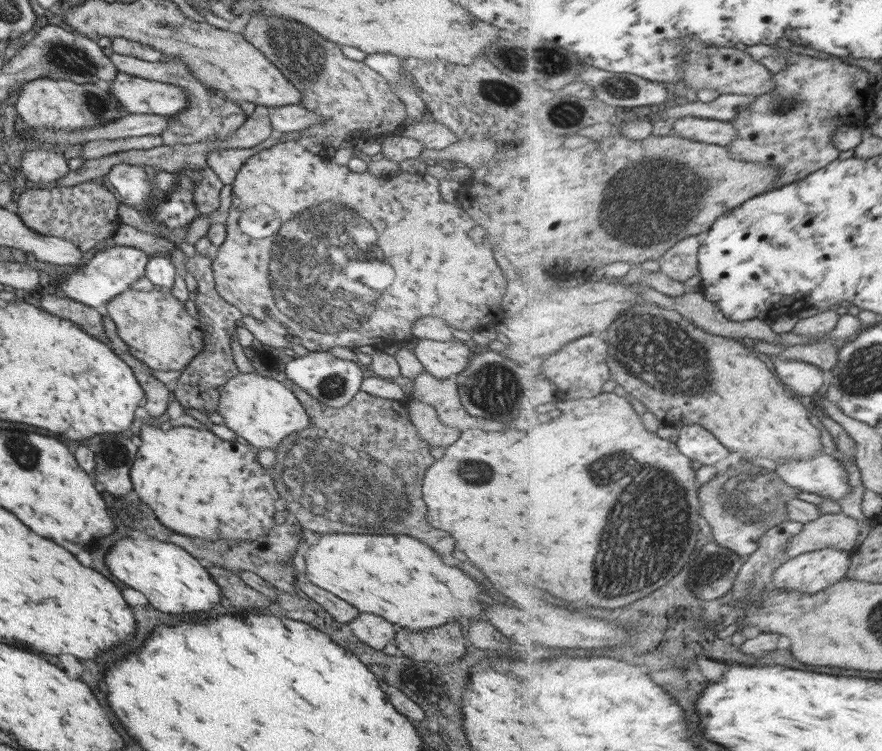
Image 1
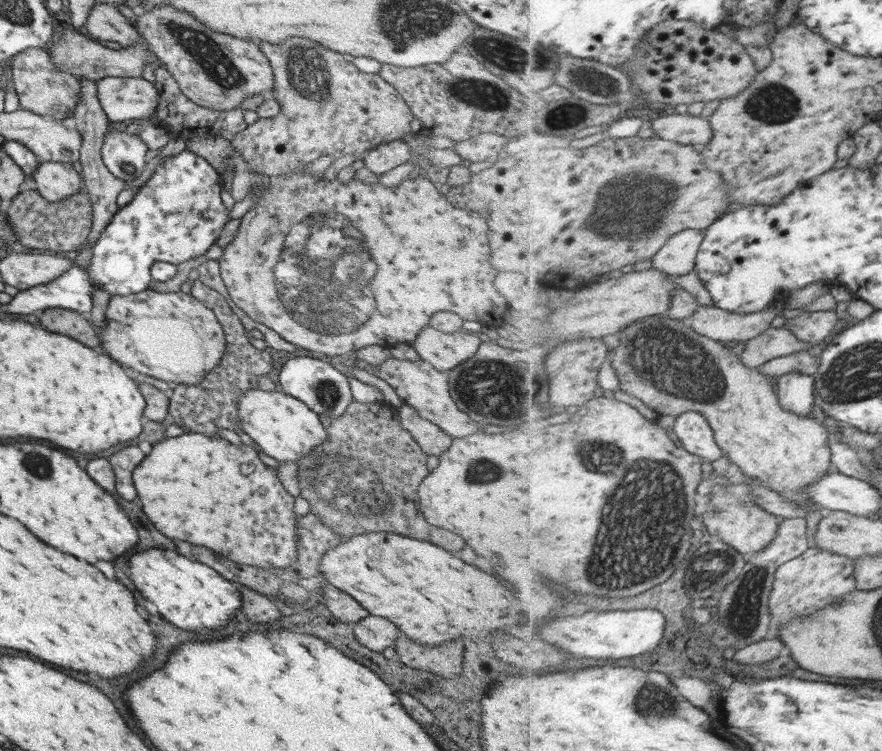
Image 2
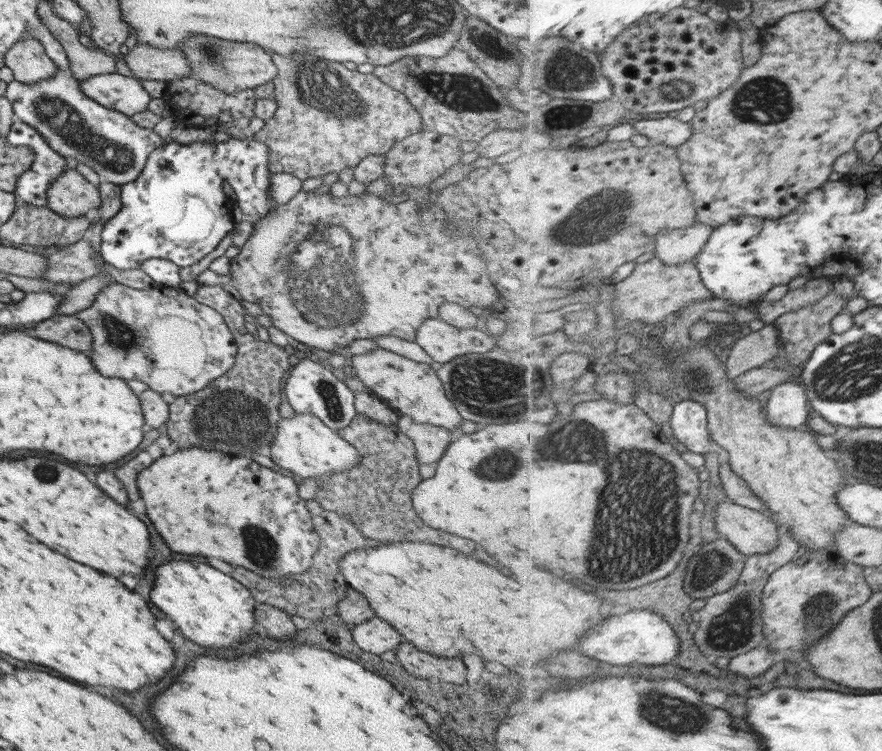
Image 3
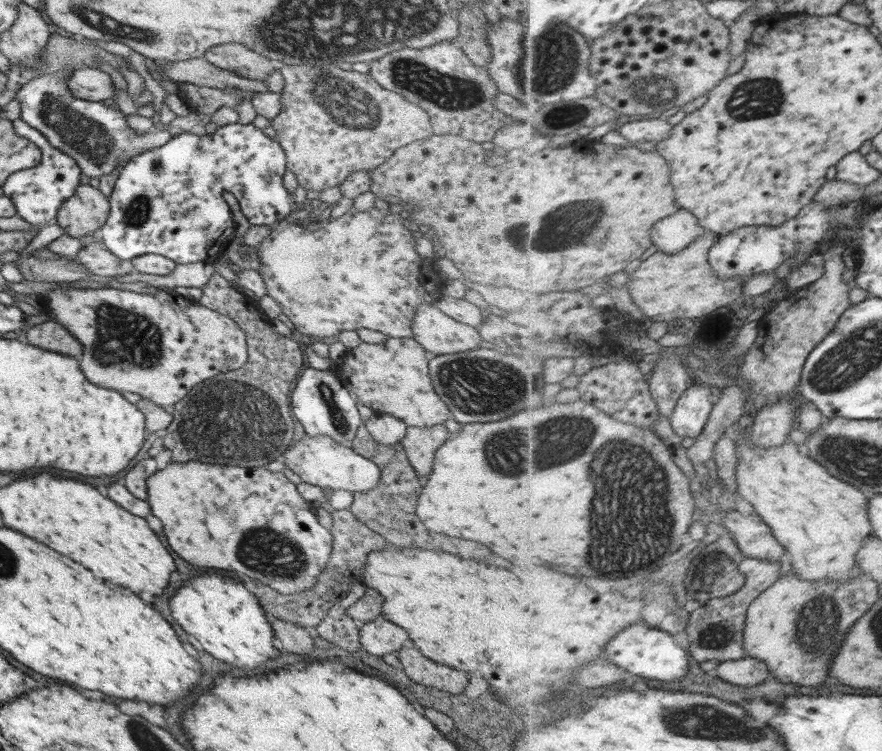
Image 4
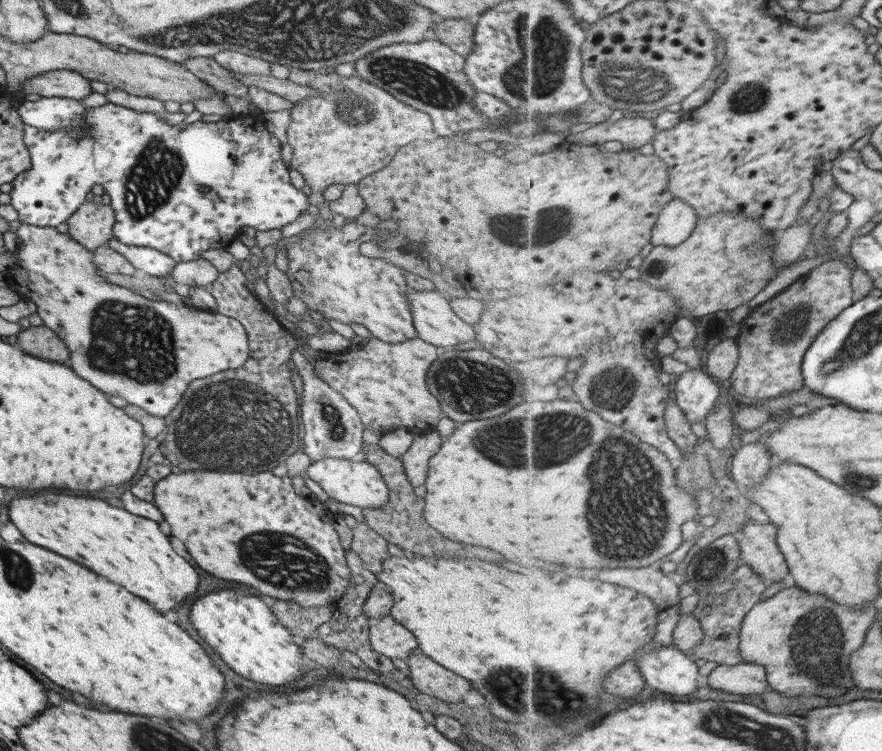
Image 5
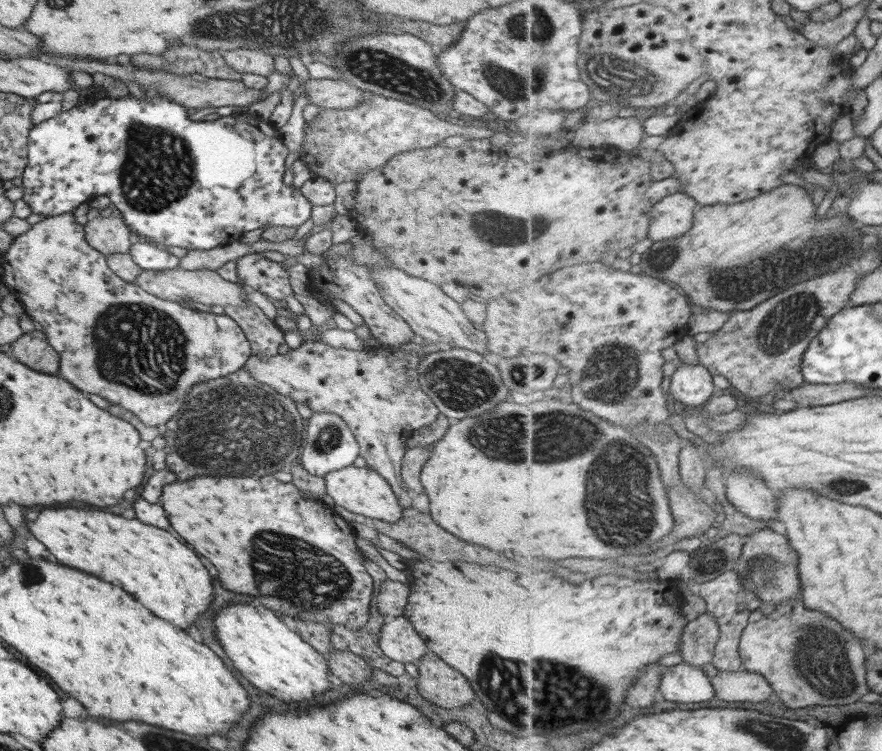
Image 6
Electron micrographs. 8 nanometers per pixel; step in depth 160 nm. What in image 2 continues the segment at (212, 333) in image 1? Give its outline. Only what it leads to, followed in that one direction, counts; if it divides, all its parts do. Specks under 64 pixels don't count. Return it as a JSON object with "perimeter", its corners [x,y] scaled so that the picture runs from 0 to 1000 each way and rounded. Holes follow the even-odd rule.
{"perimeter":[[[223,372],[218,377],[215,393],[243,415],[255,446],[255,469],[249,482],[231,501],[229,509],[221,514],[201,511],[195,514],[196,523],[190,531],[190,550],[201,567],[211,567],[219,577],[231,577],[232,581],[246,582],[246,575],[269,575],[270,563],[268,541],[272,527],[283,517],[291,515],[291,502],[303,499],[307,493],[307,477],[303,467],[291,469],[281,453],[281,443],[274,435],[264,413],[255,403],[254,397],[245,387]]]}

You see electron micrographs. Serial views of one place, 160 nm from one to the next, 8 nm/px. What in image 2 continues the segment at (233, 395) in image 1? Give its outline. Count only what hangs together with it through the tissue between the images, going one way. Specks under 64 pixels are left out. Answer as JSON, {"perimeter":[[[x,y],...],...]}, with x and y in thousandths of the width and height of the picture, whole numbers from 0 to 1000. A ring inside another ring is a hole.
{"perimeter":[[[293,515],[283,517],[272,527],[266,547],[276,575],[298,605],[307,607],[314,615],[339,613],[372,586],[371,574],[363,563],[361,551],[350,546],[336,530],[321,525],[316,518],[305,522]]]}

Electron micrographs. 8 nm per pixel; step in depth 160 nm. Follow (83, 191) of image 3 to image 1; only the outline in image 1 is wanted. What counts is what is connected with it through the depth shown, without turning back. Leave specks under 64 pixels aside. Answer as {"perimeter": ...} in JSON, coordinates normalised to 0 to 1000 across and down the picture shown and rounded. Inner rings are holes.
{"perimeter":[[[40,197],[26,204],[23,216],[24,229],[27,232],[32,245],[37,249],[54,250],[62,248],[61,242],[74,234],[77,229],[76,216],[69,205],[60,204],[58,197]]]}

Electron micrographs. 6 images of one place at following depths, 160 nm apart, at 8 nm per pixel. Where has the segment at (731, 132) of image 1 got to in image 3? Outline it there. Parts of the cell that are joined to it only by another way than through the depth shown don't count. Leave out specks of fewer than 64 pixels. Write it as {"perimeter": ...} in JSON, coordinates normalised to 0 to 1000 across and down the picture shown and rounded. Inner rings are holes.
{"perimeter":[[[766,156],[727,158],[719,164],[719,172],[734,182],[737,190],[752,190],[759,196],[770,194],[787,180],[785,165],[772,162]]]}

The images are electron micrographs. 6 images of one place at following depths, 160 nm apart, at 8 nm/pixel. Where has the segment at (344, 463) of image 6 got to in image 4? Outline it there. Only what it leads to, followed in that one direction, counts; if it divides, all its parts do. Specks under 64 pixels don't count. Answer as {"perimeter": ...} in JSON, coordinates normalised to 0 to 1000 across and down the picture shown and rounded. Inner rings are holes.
{"perimeter":[[[349,487],[344,495],[341,494],[329,526],[328,550],[341,565],[345,578],[348,581],[367,578],[375,586],[393,595],[397,594],[406,569],[412,565],[407,558],[402,534],[397,529],[391,510],[374,491],[358,493]]]}

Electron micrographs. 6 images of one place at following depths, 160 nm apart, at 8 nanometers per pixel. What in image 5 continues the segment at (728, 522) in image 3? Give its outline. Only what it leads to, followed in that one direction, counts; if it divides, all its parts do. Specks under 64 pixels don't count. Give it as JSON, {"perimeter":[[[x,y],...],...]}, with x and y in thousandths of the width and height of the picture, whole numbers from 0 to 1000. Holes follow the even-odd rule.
{"perimeter":[[[848,691],[842,702],[842,716],[836,722],[840,750],[851,754],[851,759],[861,768],[872,775],[885,775],[896,766],[896,756],[891,747],[891,740],[887,736],[882,726],[882,700],[876,696],[859,698]]]}

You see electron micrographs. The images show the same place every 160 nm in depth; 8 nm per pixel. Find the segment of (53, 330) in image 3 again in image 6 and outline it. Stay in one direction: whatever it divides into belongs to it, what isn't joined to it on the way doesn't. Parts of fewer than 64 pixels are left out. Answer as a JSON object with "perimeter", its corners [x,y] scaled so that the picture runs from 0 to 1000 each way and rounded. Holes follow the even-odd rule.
{"perimeter":[[[44,439],[24,445],[24,449],[6,466],[33,491],[60,499],[66,495],[66,471],[56,461],[51,446]]]}

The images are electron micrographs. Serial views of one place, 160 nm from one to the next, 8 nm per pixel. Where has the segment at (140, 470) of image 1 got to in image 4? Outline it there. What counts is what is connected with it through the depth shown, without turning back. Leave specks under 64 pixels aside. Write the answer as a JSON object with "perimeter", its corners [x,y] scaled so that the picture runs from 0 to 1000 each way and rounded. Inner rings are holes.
{"perimeter":[[[207,615],[207,618],[192,617],[185,626],[178,626],[167,636],[167,668],[171,671],[171,684],[178,687],[185,698],[185,711],[189,724],[197,735],[201,735],[214,751],[232,754],[232,756],[251,756],[264,759],[269,764],[276,764],[288,775],[296,776],[308,783],[319,792],[342,792],[355,790],[357,778],[363,772],[363,764],[372,748],[376,734],[375,710],[359,696],[356,684],[356,674],[346,667],[337,652],[334,644],[330,643],[319,628],[310,630],[303,627],[300,621],[246,621],[246,618],[228,618],[228,615]]]}

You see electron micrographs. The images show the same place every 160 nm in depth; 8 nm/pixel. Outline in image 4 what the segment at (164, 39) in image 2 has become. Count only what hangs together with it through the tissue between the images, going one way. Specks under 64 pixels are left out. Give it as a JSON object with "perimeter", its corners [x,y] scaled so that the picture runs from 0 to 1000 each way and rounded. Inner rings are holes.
{"perimeter":[[[262,56],[241,60],[231,69],[230,76],[241,88],[261,93],[273,104],[285,107],[299,108],[313,88],[304,76],[296,75],[274,59]]]}

